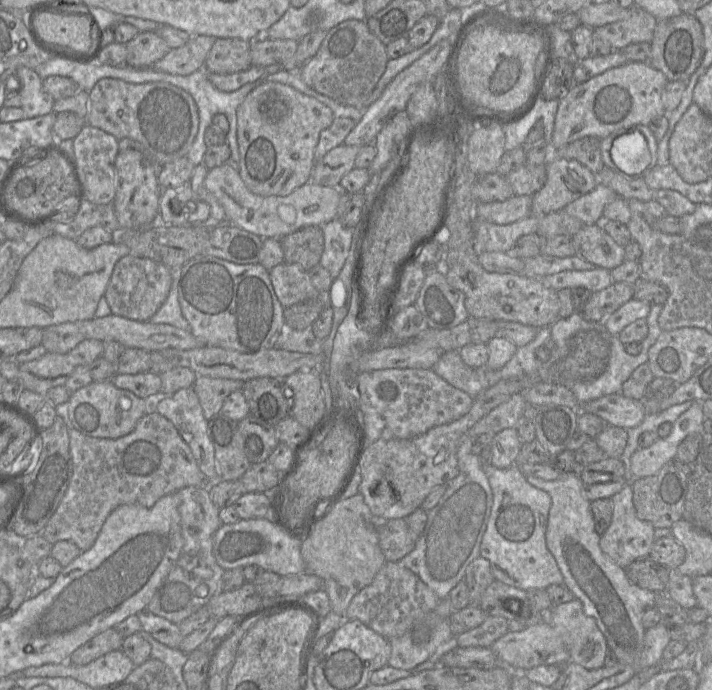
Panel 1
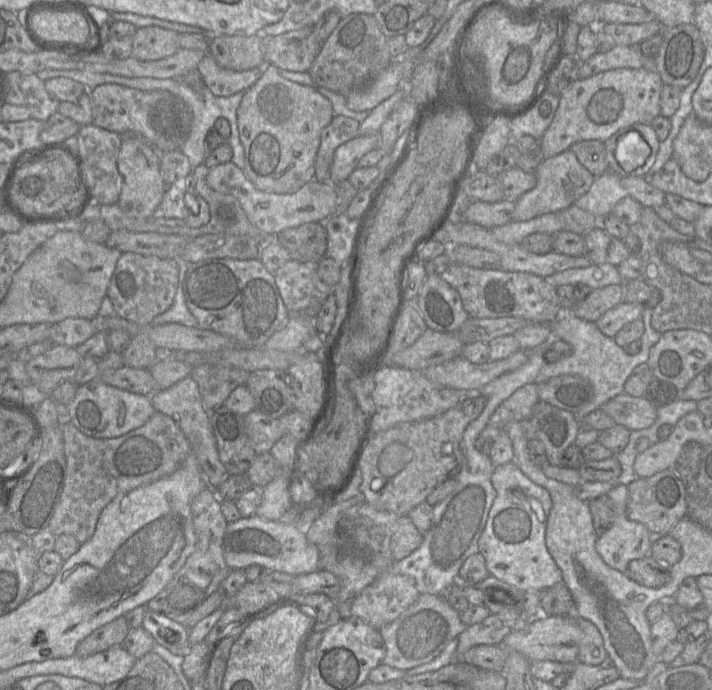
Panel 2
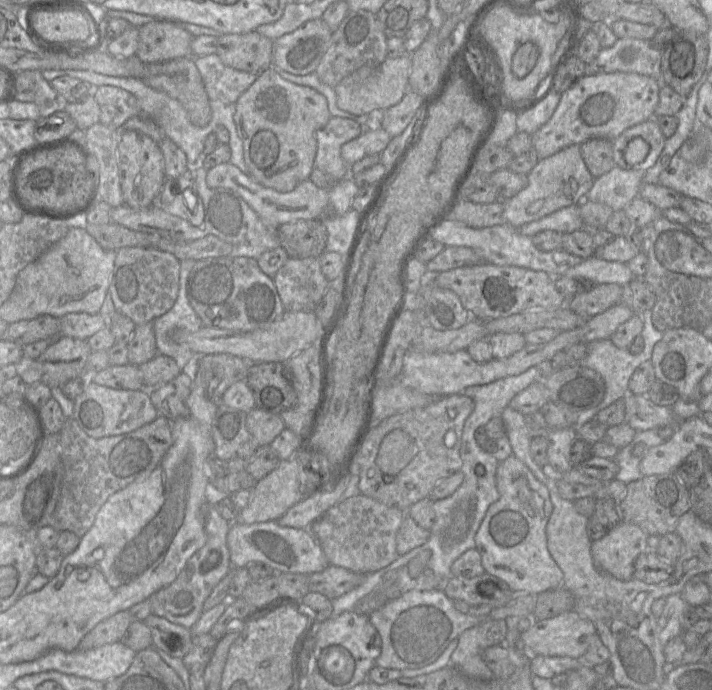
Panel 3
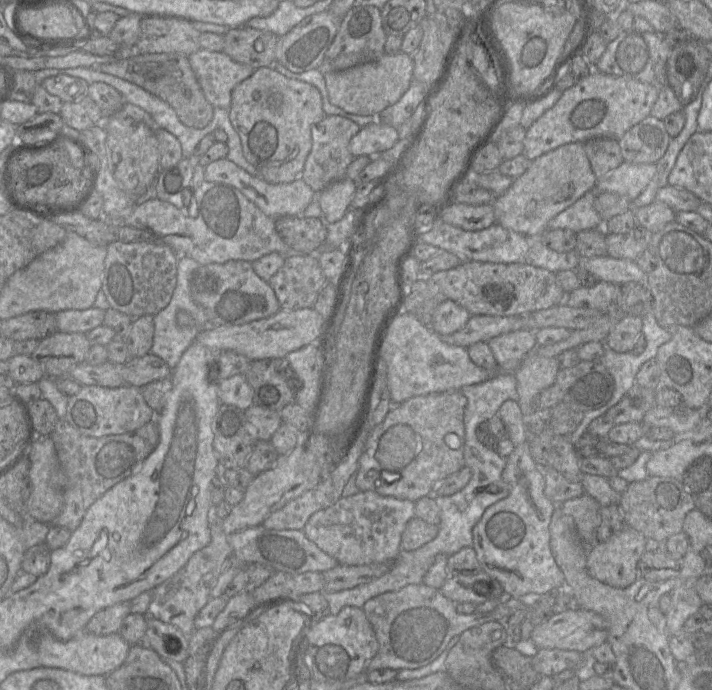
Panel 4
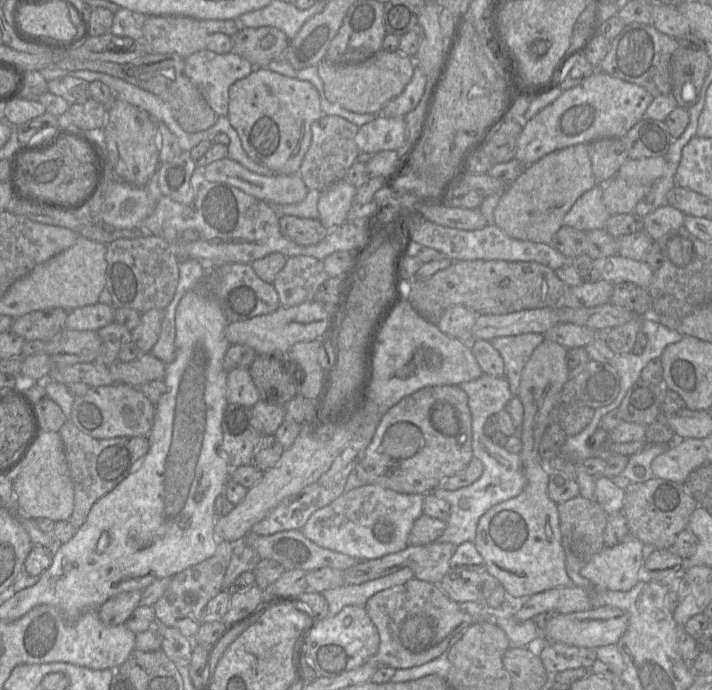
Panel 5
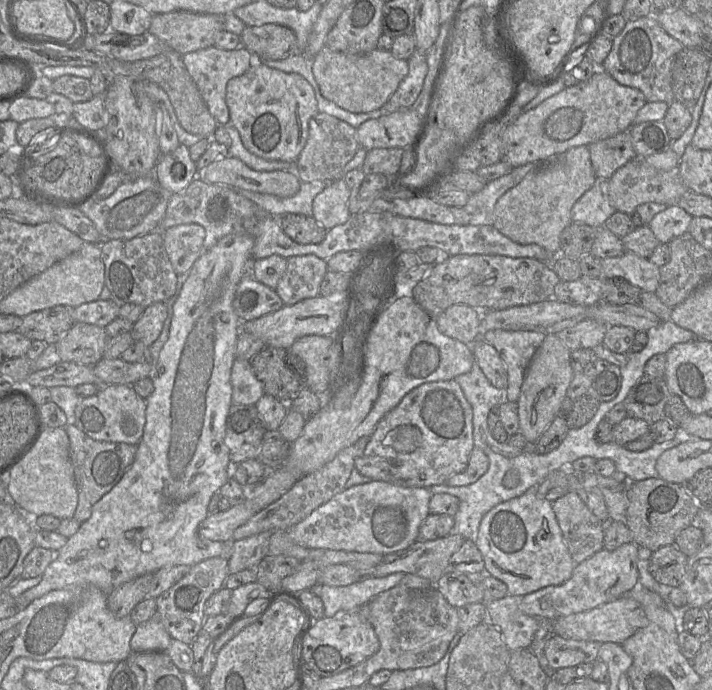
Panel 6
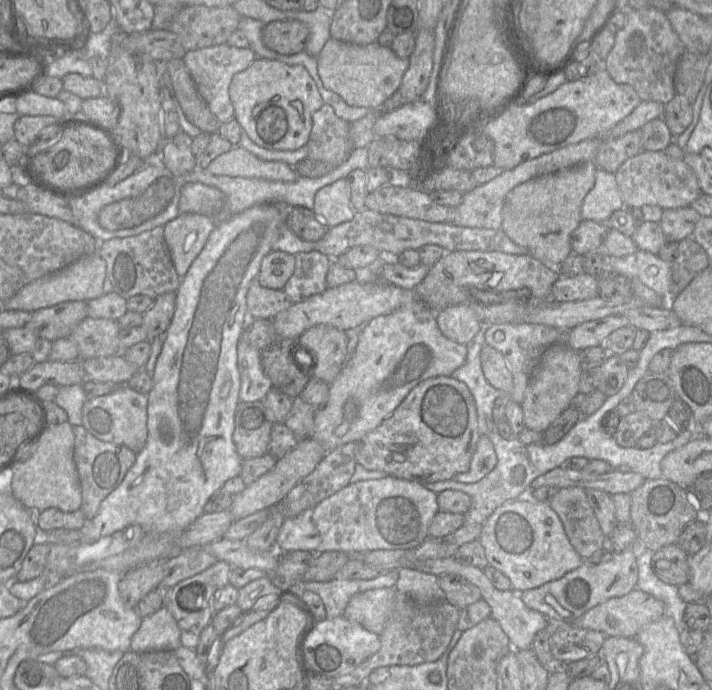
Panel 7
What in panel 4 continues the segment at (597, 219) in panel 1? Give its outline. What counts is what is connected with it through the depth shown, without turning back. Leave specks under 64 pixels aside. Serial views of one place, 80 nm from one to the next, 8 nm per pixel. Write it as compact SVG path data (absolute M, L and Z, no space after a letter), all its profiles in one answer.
M624 161L607 176L598 179L595 191L616 193L633 202L647 187L656 171L656 163L632 164Z

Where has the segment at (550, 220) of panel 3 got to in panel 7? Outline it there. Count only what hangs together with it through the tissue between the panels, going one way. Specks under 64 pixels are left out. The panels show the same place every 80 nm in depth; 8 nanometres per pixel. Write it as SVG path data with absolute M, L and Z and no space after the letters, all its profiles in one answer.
M597 168L594 187L585 196L582 207L582 220L605 223L617 210L624 208L615 174Z

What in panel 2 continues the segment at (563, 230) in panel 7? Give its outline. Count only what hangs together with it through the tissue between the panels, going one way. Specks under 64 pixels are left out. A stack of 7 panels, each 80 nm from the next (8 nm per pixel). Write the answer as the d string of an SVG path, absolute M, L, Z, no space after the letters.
M570 149L545 158L534 171L537 183L535 187L521 195L515 201L511 221L527 221L547 213L560 212L583 196L592 186L595 177L577 159Z

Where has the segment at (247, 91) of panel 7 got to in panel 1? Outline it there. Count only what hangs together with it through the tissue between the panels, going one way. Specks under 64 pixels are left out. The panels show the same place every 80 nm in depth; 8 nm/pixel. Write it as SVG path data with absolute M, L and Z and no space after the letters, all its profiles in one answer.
M264 81L247 94L238 106L236 115L240 154L238 172L252 193L260 196L287 196L311 180L314 151L320 132L328 128L334 119L334 114L329 107L291 86Z

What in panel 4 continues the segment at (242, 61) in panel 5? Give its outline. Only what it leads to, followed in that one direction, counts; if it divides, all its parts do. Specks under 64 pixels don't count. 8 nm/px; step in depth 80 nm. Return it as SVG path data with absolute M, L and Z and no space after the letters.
M200 48L189 55L188 59L207 101L213 107L223 109L229 109L233 89L255 71L253 67L233 60L225 52L215 52Z

